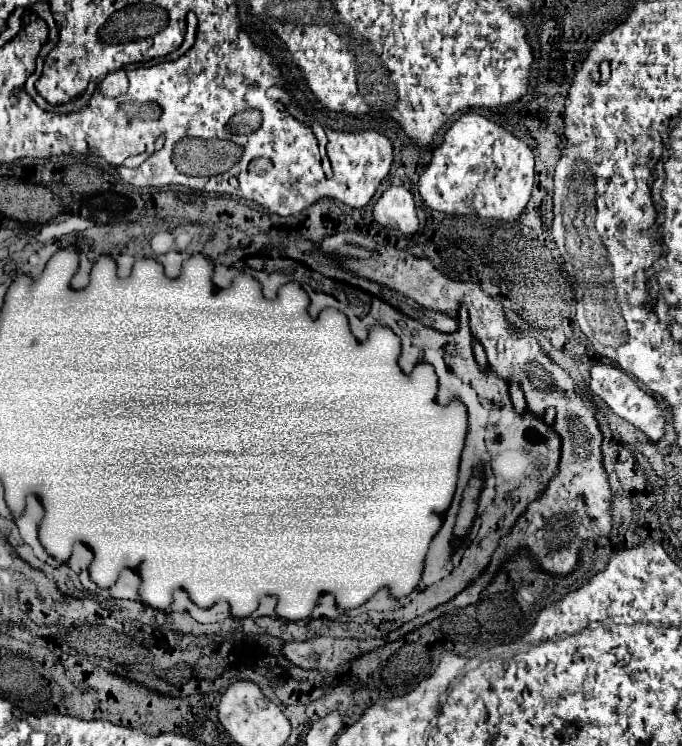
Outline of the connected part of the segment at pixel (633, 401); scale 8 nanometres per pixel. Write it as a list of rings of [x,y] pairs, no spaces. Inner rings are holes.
[[[596,363],[590,371],[592,375],[592,383],[590,383],[590,389],[594,395],[598,395],[602,401],[606,401],[606,405],[622,419],[626,419],[628,423],[632,423],[636,429],[640,429],[648,439],[652,441],[658,441],[664,437],[664,427],[666,427],[666,415],[662,411],[662,407],[658,405],[658,401],[646,393],[644,389],[638,387],[638,383],[628,375],[624,373],[622,369],[618,367],[612,367],[612,365],[602,365],[602,363]]]

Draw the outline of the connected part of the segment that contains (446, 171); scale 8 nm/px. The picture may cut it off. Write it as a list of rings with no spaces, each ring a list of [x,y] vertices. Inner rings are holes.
[[[466,113],[446,131],[442,145],[434,149],[426,171],[420,175],[418,193],[426,207],[434,207],[448,215],[480,215],[496,217],[500,221],[516,221],[530,199],[535,181],[534,165],[532,149],[524,141],[482,115]]]

